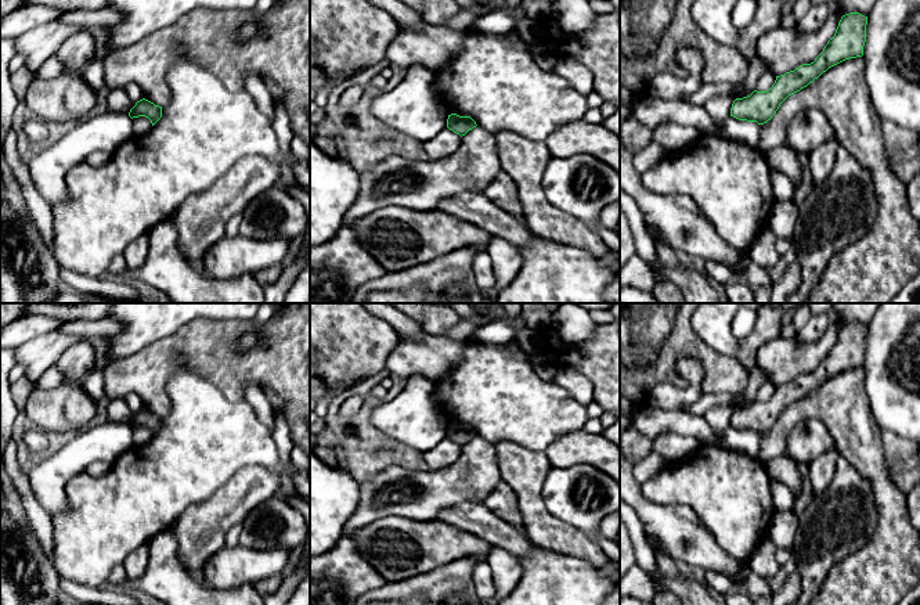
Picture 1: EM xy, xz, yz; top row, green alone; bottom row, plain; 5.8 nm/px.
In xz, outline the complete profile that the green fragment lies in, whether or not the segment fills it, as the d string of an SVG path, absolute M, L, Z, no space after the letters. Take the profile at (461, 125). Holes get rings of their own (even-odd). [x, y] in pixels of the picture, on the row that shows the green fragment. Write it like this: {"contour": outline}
{"contour": "M451 114L447 119L447 127L461 137L476 126L476 122L470 116L459 116L457 114Z"}

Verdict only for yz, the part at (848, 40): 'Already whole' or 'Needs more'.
Already whole

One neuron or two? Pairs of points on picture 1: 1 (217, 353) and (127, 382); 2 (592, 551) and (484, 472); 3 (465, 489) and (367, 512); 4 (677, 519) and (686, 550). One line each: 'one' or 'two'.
1: one
2: two
3: one
4: one

